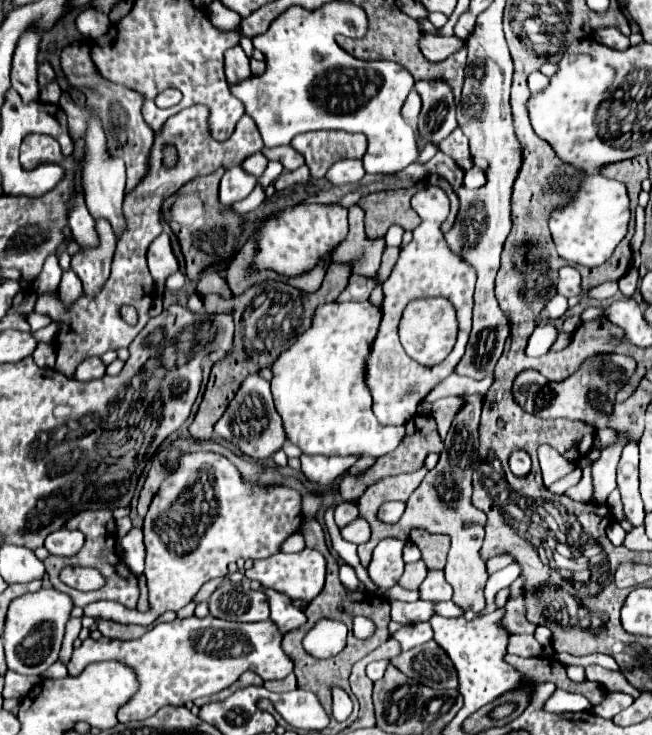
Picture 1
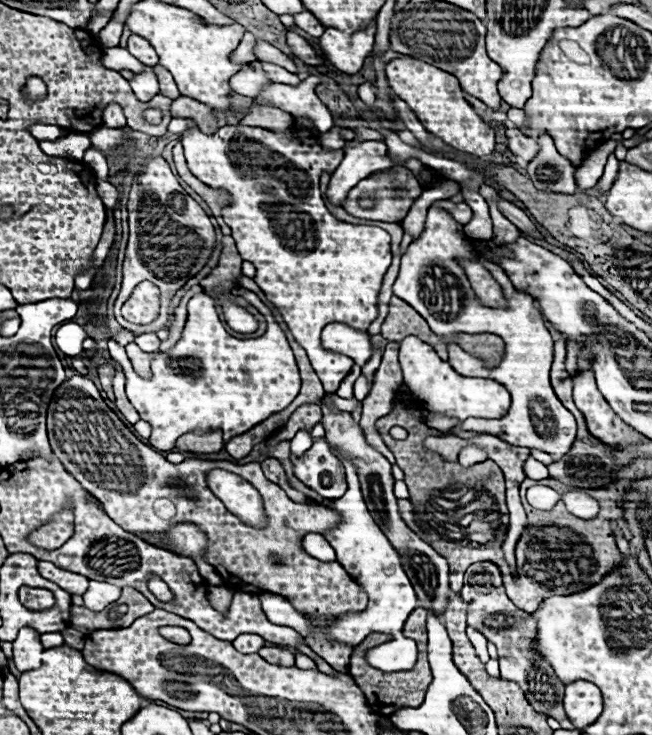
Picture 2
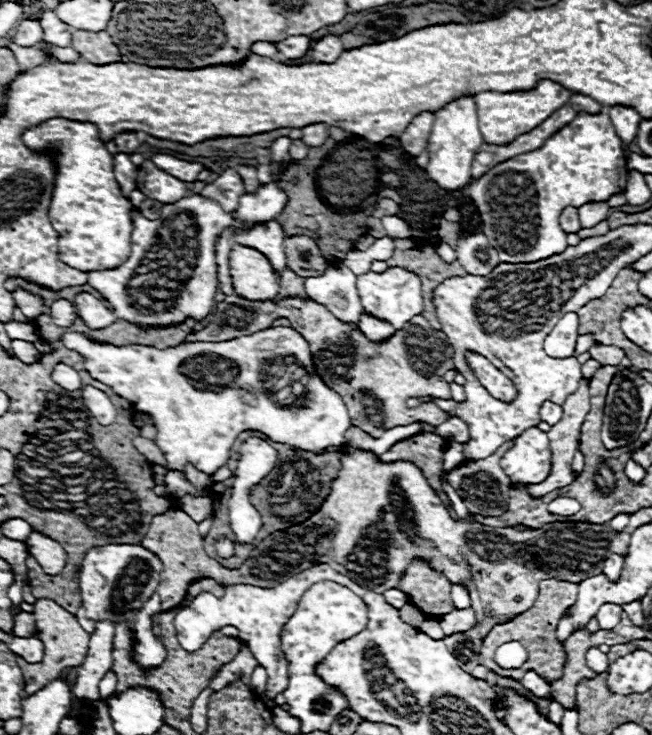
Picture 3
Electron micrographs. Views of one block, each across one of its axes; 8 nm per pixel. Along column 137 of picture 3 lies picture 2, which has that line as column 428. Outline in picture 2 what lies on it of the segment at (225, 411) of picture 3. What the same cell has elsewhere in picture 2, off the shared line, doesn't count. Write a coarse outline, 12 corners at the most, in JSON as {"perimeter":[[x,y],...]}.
{"perimeter":[[400,342],[404,384],[430,412],[506,416],[510,394],[460,376],[430,344]]}

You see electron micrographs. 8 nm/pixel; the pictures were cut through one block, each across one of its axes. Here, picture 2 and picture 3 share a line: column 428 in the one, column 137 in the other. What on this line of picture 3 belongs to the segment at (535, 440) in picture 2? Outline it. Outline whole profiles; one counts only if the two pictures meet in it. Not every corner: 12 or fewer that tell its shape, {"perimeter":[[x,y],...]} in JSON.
{"perimeter":[[200,194],[130,218],[128,260],[90,272],[118,318],[204,320],[230,214]]}

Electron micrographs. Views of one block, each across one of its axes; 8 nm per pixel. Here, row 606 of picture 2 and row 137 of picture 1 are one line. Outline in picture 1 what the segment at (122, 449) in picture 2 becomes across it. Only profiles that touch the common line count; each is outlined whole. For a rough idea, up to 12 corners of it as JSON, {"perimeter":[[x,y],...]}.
{"perimeter":[[306,132],[292,146],[320,180],[338,160],[362,160],[366,138]]}

